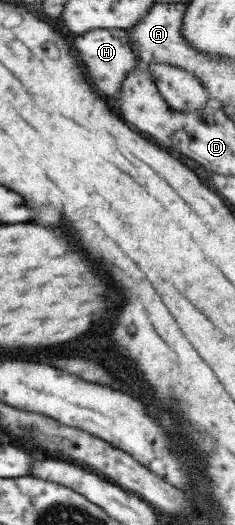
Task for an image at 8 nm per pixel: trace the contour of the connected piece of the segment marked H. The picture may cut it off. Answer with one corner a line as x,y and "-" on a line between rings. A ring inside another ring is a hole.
118,28
110,29
93,29
84,33
84,35
76,35
72,39
72,47
78,53
78,59
84,65
86,77
90,79
90,83
94,85
96,91
104,93
104,95
116,95
120,89
120,81
124,76
136,65
141,62
130,50
129,35
127,30

